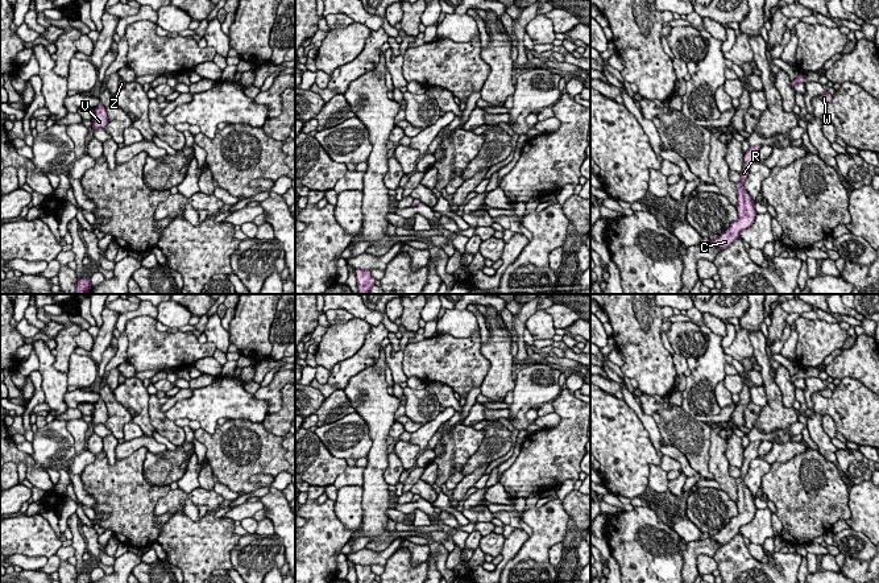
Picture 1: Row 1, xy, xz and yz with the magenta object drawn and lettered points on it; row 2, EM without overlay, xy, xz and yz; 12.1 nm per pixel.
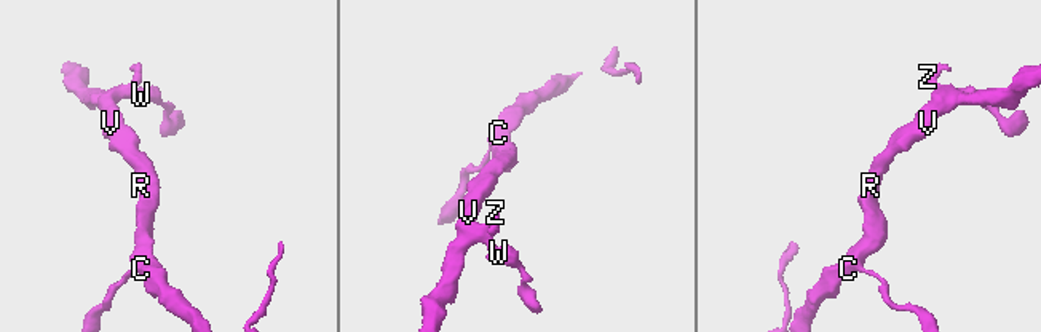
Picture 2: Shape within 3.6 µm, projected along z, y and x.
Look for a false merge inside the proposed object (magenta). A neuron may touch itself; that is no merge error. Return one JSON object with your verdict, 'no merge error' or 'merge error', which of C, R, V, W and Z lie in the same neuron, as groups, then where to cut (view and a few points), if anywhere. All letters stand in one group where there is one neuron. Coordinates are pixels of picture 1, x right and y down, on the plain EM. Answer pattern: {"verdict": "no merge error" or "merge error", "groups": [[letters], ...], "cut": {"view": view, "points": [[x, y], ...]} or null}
{"verdict": "no merge error", "groups": [["C", "R", "V", "W", "Z"]], "cut": null}

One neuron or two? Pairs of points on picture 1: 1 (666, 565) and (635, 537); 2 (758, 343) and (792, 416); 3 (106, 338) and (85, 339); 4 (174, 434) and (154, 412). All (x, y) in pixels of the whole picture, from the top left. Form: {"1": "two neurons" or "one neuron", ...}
{"1": "one neuron", "2": "one neuron", "3": "two neurons", "4": "one neuron"}

